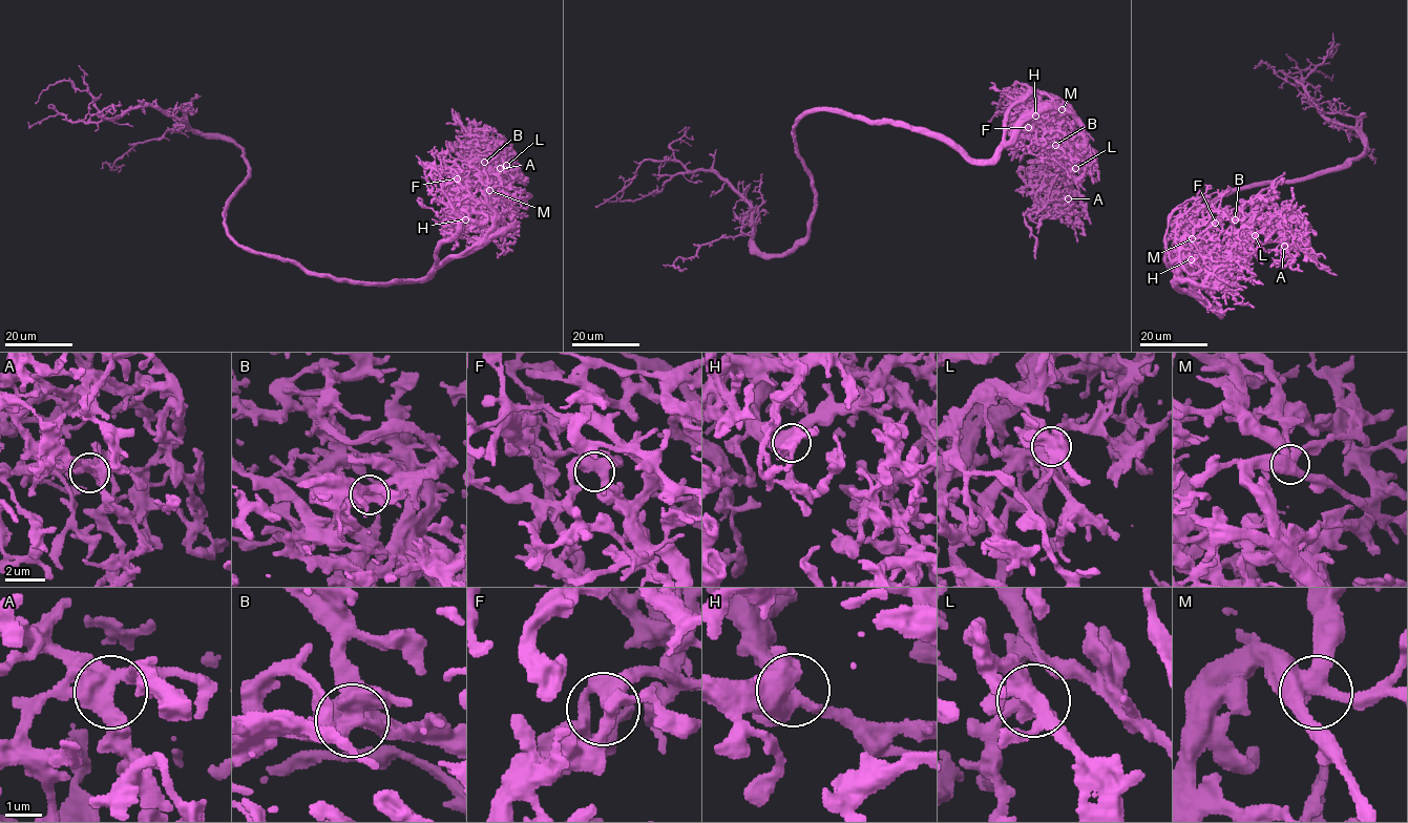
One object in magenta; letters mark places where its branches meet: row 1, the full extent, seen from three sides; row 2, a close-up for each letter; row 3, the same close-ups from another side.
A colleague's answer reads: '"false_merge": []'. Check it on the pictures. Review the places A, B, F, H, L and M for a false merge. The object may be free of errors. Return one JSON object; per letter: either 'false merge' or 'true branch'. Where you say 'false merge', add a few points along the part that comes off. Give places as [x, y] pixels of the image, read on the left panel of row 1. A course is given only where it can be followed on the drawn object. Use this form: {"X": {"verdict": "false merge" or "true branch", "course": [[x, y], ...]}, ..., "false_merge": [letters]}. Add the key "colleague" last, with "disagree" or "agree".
{"A": {"verdict": "true branch"}, "B": {"verdict": "true branch"}, "F": {"verdict": "true branch"}, "H": {"verdict": "true branch"}, "L": {"verdict": "true branch"}, "M": {"verdict": "true branch"}, "false_merge": [], "colleague": "agree"}

